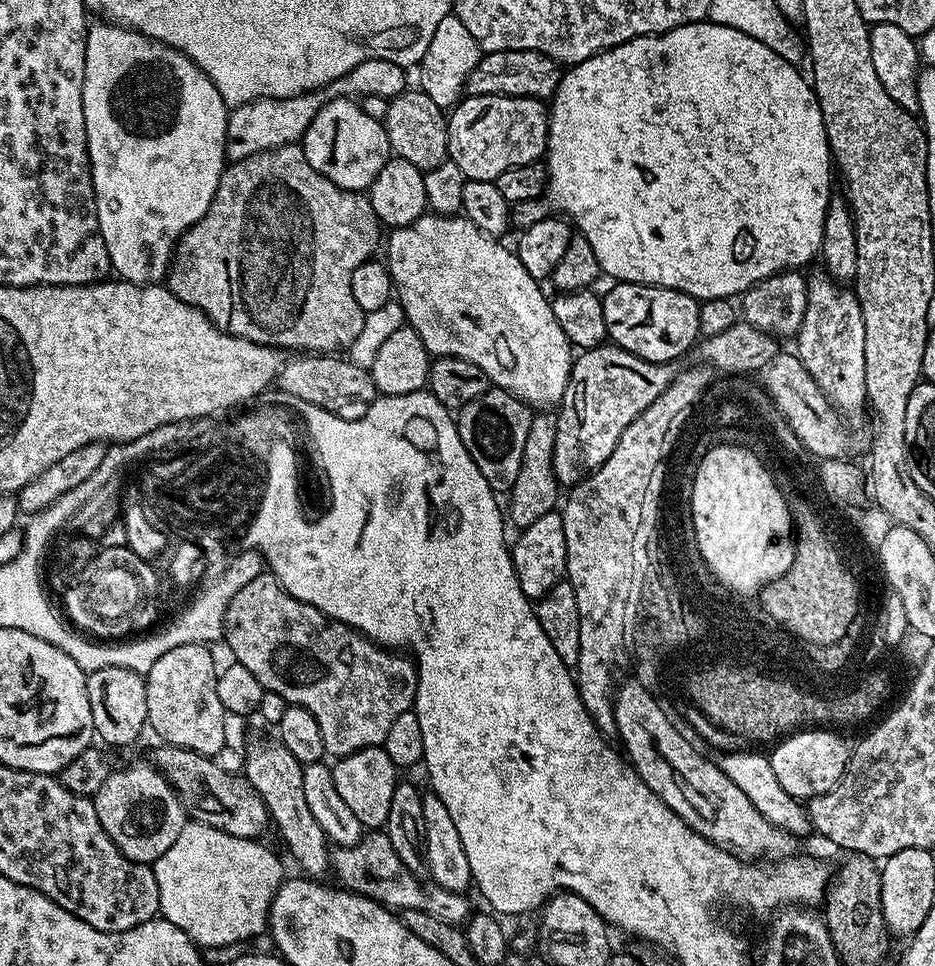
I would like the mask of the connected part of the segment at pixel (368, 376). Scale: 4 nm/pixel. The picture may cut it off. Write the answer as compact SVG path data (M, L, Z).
M296 354L280 369L274 384L287 396L302 402L314 402L317 410L332 410L335 404L352 404L355 400L371 402L377 399L374 378L369 369L358 366L354 361L340 354Z

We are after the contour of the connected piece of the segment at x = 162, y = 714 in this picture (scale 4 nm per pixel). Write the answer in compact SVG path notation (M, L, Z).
M207 643L180 645L154 662L147 672L146 710L149 729L153 728L165 744L194 750L203 756L219 757L224 748L224 719L226 713L218 702L218 667Z

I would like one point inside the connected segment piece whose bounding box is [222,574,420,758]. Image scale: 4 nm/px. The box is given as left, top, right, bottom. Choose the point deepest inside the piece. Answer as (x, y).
(355, 689)

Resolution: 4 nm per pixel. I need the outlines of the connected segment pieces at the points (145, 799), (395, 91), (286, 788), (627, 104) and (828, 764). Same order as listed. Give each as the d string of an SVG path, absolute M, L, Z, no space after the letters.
M148 762L132 764L129 768L117 767L102 782L102 790L96 792L94 799L102 830L110 834L127 860L137 860L140 864L153 865L162 857L174 845L186 823L186 813L176 791Z
M367 60L358 62L354 70L346 70L342 78L330 82L324 88L316 88L313 92L303 92L290 98L258 98L245 104L237 104L229 111L226 122L225 157L229 161L241 160L262 150L300 144L318 110L322 110L322 106L326 106L331 100L373 96L392 101L409 87L410 82L404 76L407 76L405 69L394 62Z
M279 739L252 740L244 752L243 775L258 790L262 802L274 828L280 831L284 844L290 855L296 859L301 873L309 878L324 878L330 872L330 841L325 836L322 826L310 814L310 806L306 802L306 793L302 790L302 774L304 765L297 762L294 754L282 746Z
M701 22L680 24L654 36L635 36L588 60L571 65L561 75L558 90L548 108L548 150L546 201L557 213L570 218L575 231L590 242L600 270L626 284L653 284L690 294L698 301L736 298L767 276L788 269L803 269L821 255L828 202L834 195L834 161L826 138L820 103L811 83L797 65L786 62L758 38L730 26Z
M836 730L808 731L793 731L783 737L770 752L774 775L777 776L782 790L786 790L786 794L796 797L801 802L829 792L842 778L850 755L850 744L847 744L838 733L832 732Z

